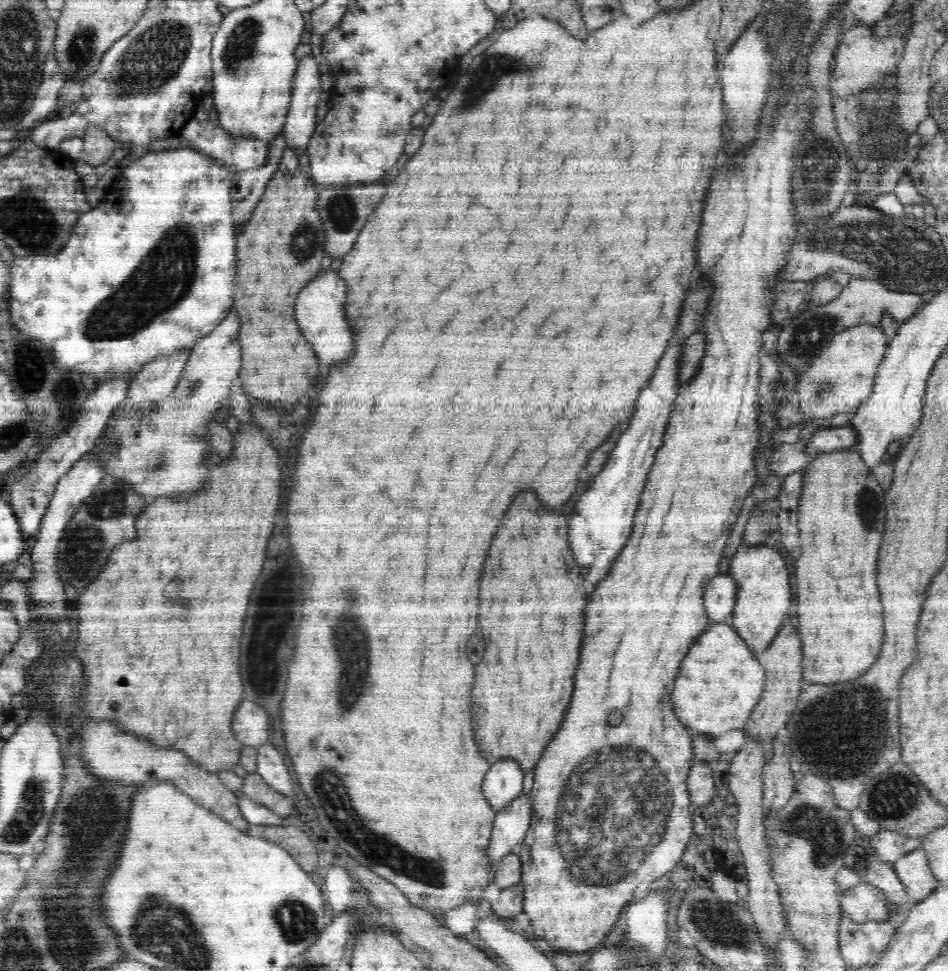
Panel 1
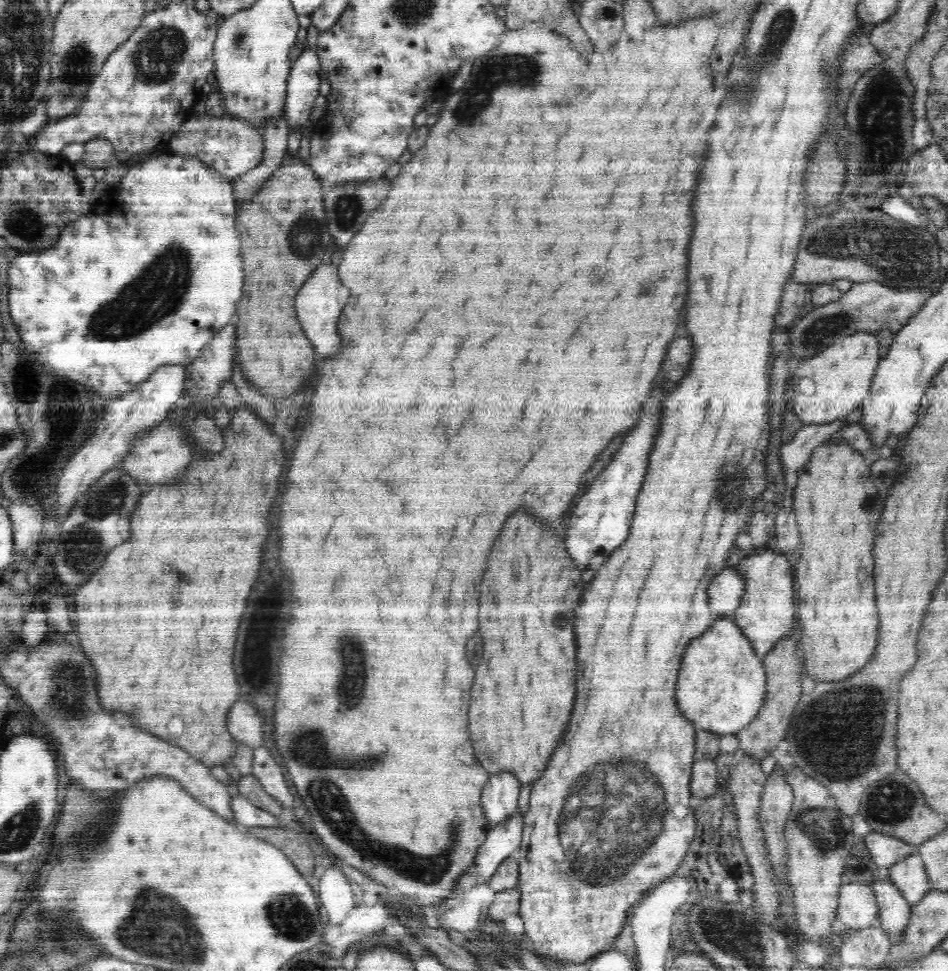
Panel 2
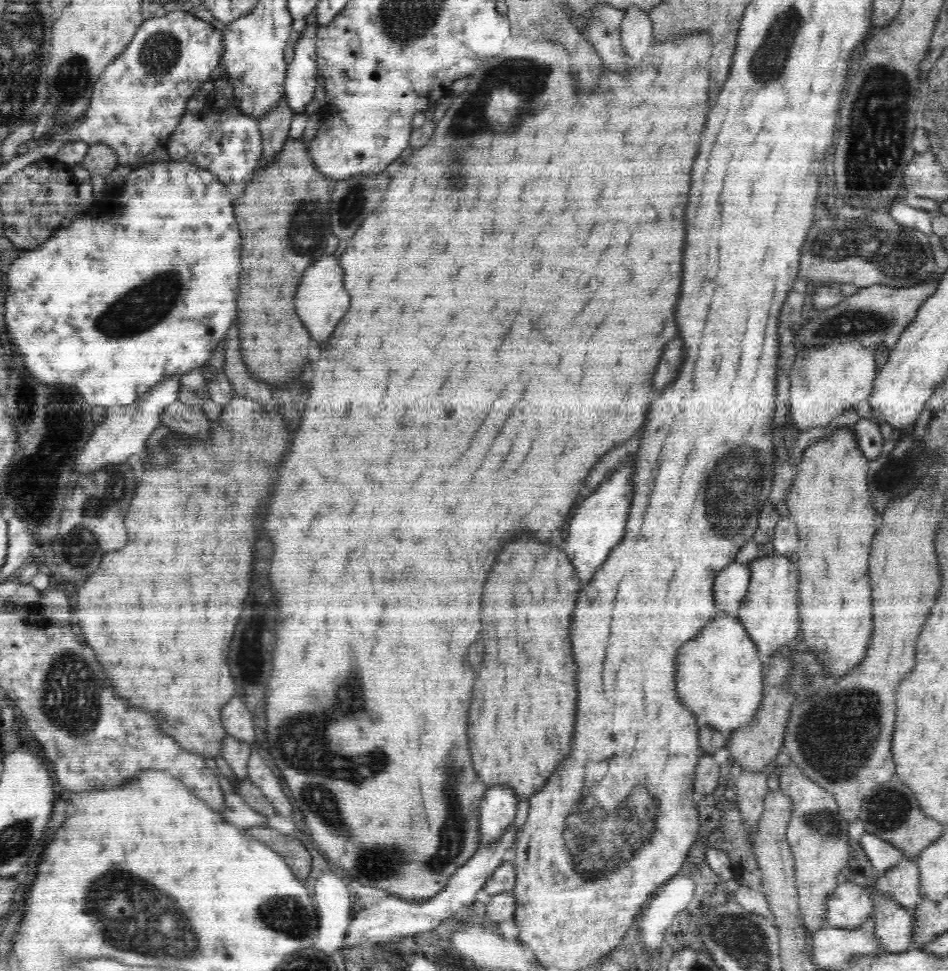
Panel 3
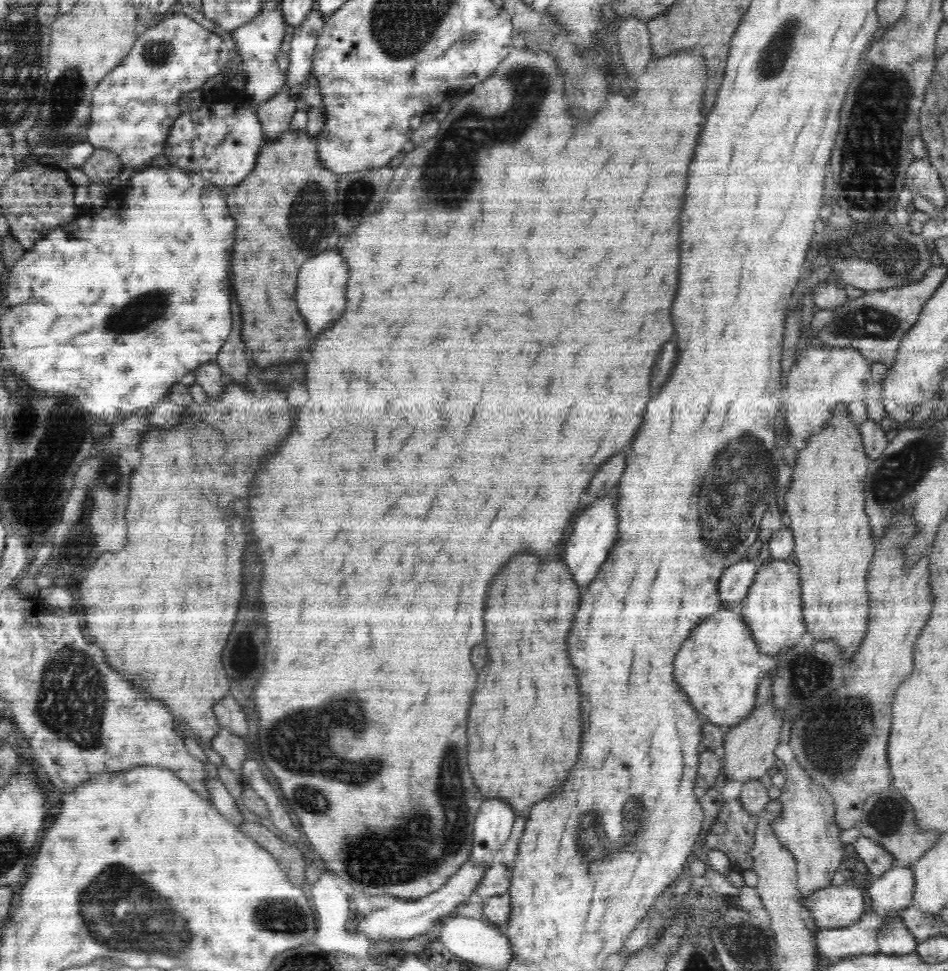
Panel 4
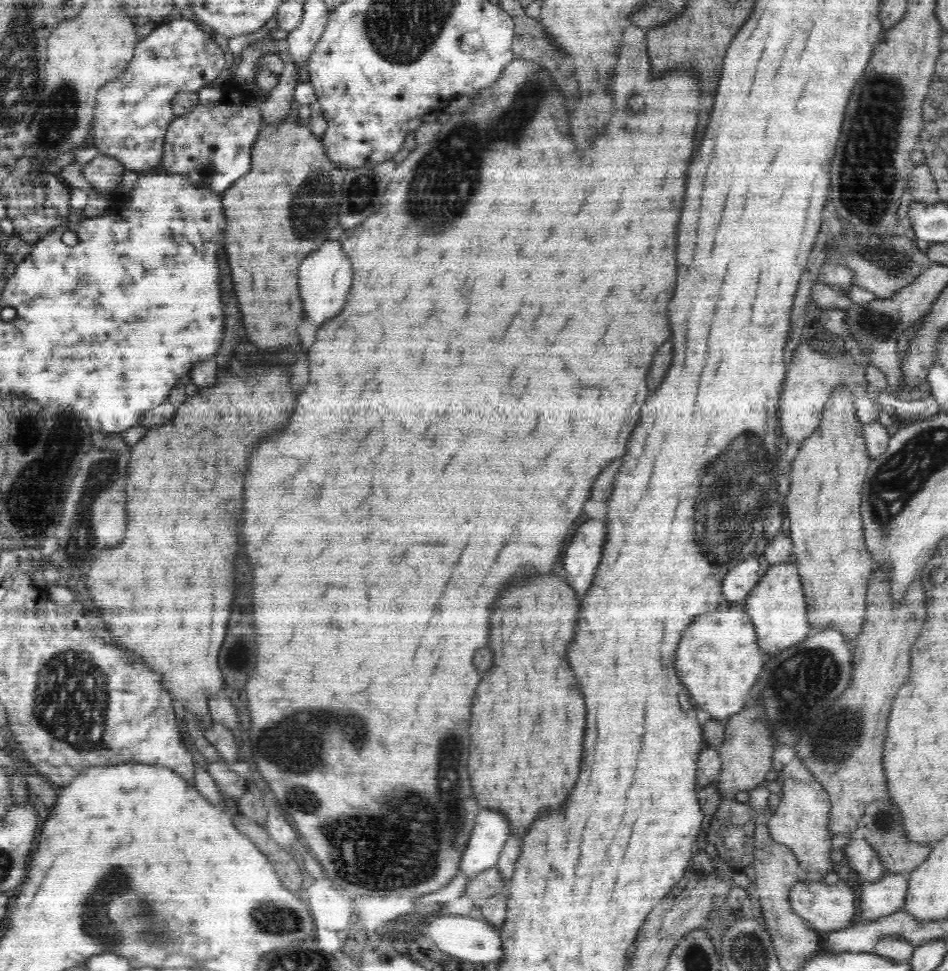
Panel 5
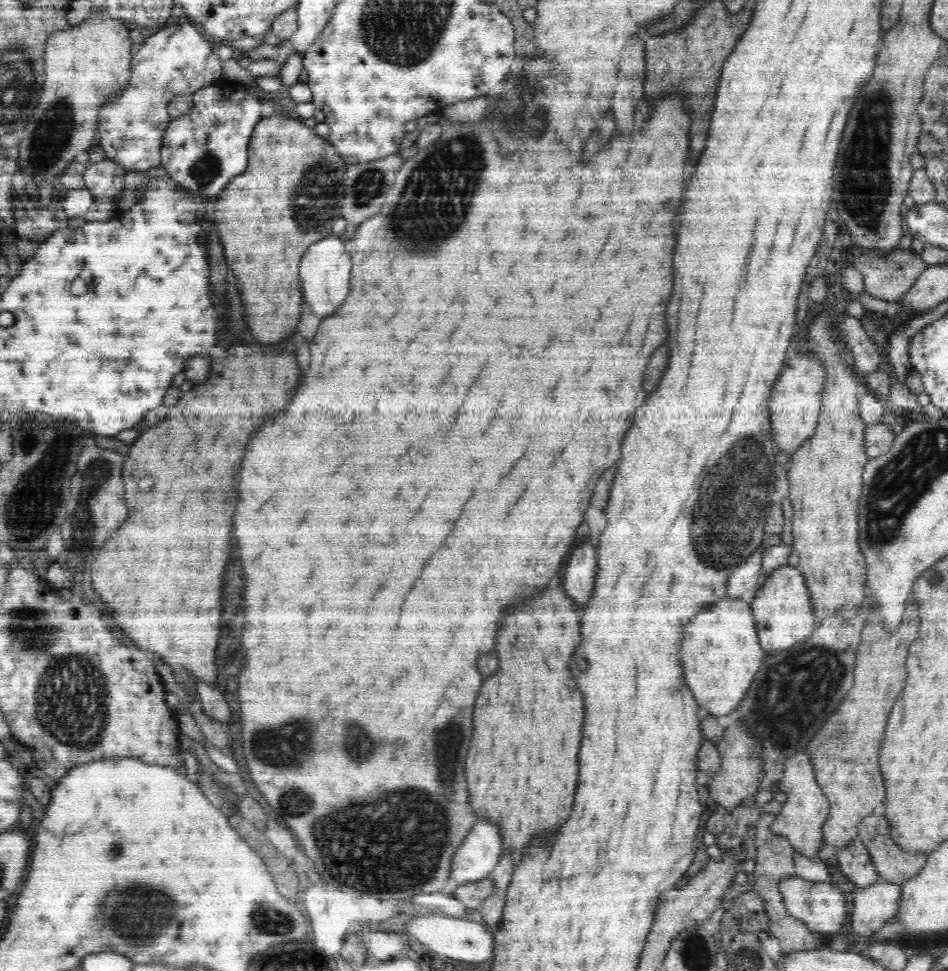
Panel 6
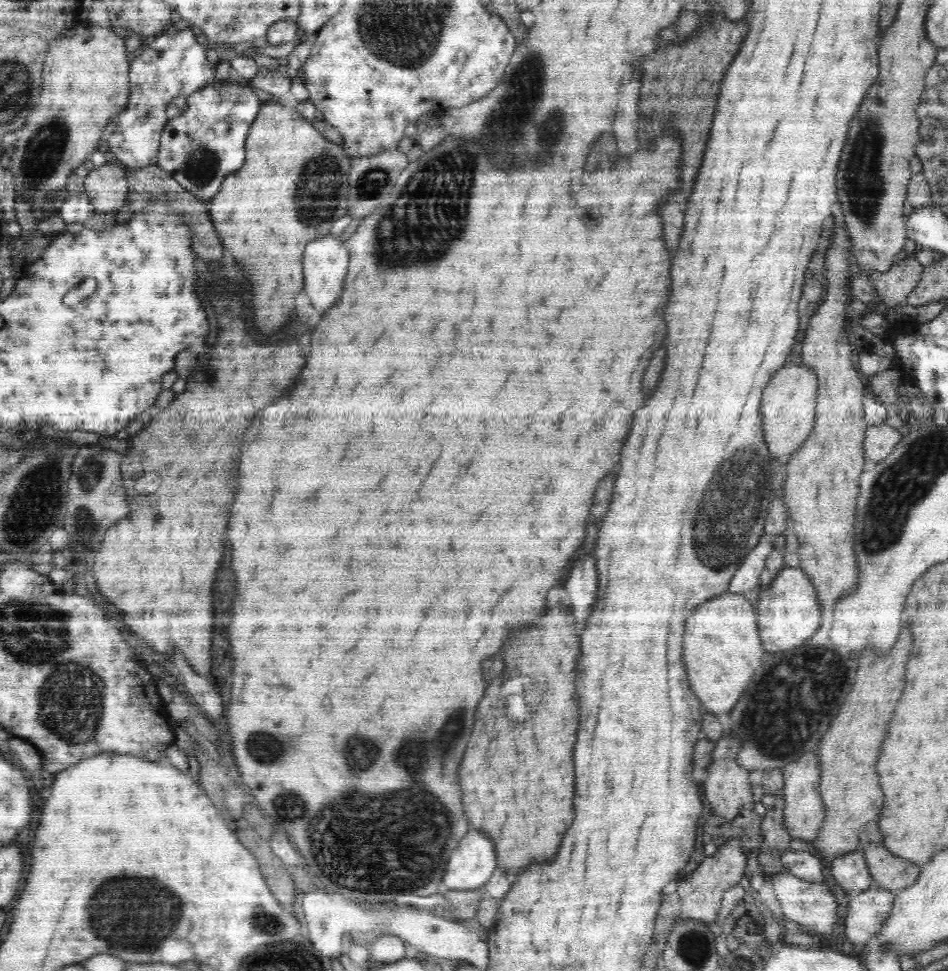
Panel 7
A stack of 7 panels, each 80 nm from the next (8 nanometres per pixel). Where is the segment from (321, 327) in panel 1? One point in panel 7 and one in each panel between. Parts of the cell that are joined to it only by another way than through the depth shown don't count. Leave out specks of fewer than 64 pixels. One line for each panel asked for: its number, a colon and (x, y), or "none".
2: (319, 304)
3: (321, 300)
4: (321, 295)
5: (325, 276)
6: (325, 269)
7: (325, 260)

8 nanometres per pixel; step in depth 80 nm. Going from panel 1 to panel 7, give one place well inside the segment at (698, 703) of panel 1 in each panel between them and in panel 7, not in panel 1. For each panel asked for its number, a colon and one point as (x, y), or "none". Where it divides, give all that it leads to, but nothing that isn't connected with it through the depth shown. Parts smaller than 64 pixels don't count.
2: (722, 684)
3: (722, 661)
4: (717, 665)
5: (718, 660)
6: (720, 652)
7: (722, 648)

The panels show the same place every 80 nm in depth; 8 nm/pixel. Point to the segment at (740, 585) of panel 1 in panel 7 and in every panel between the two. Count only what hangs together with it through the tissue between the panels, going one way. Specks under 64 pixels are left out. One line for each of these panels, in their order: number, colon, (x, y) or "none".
2: (766, 614)
3: (770, 613)
4: (773, 610)
5: (776, 606)
6: (784, 615)
7: (788, 614)

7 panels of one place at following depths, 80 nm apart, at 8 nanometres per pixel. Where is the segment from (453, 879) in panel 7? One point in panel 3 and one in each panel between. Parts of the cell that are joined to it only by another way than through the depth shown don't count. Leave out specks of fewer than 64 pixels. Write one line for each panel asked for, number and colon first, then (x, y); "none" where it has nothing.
3: (497, 810)
4: (494, 820)
5: (487, 839)
6: (480, 851)

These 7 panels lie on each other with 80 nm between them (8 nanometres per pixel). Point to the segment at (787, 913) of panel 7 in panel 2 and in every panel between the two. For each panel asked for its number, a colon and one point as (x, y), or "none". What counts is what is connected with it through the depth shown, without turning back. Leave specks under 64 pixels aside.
2: (857, 907)
3: (850, 905)
4: (836, 906)
5: (823, 907)
6: (822, 907)

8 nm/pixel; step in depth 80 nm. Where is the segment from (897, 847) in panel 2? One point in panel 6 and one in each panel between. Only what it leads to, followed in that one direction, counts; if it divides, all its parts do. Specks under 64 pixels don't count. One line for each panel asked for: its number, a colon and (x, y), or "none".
3: (882, 855)
4: (876, 858)
5: (861, 858)
6: (854, 862)

